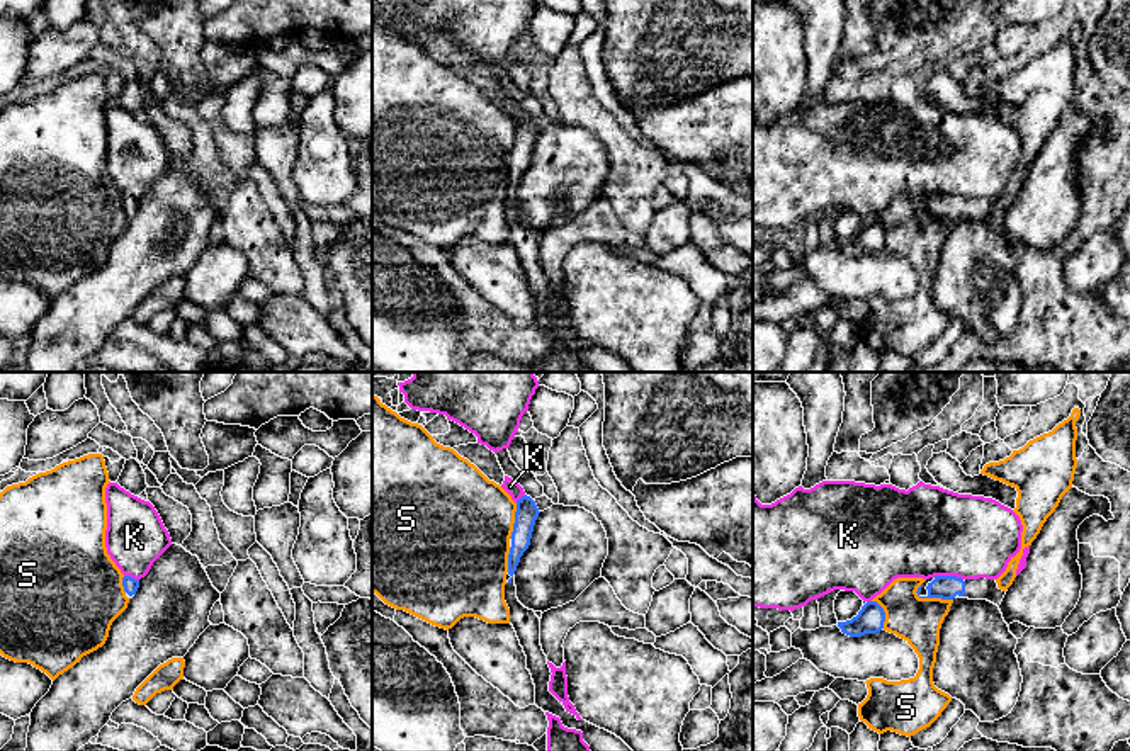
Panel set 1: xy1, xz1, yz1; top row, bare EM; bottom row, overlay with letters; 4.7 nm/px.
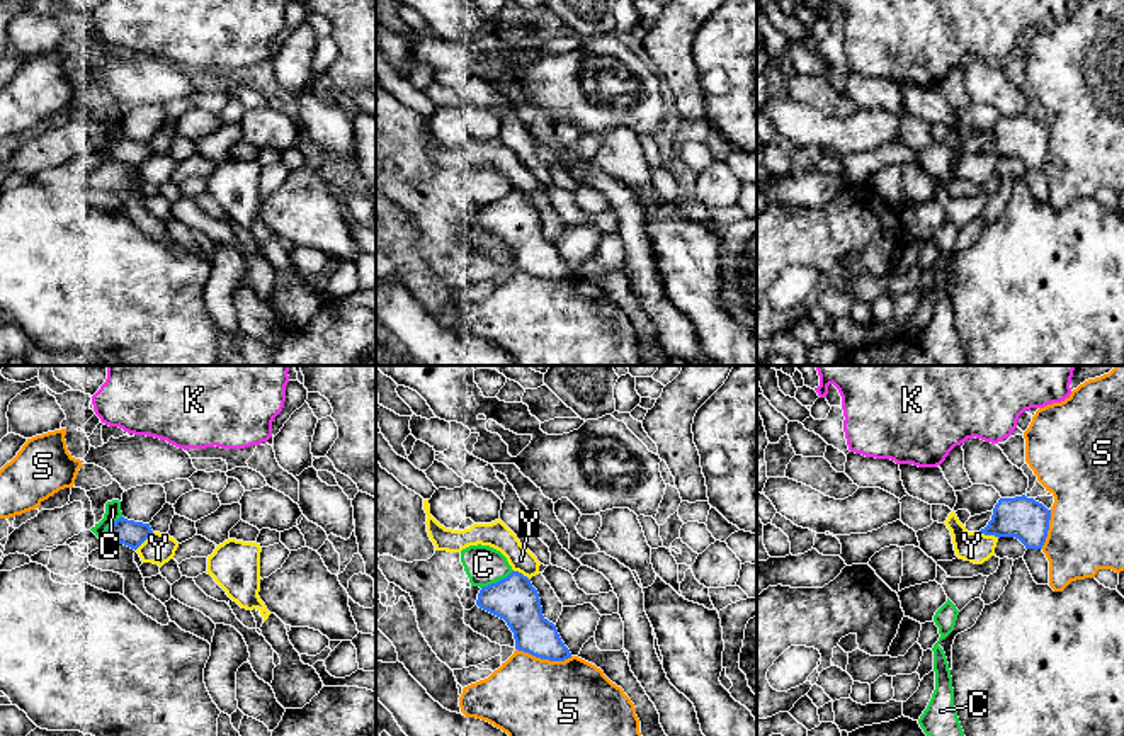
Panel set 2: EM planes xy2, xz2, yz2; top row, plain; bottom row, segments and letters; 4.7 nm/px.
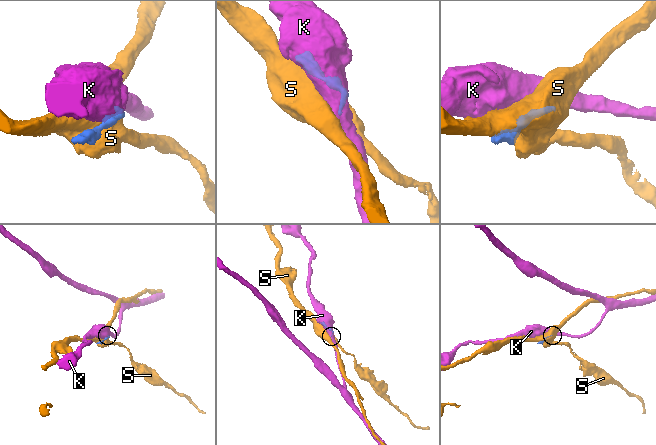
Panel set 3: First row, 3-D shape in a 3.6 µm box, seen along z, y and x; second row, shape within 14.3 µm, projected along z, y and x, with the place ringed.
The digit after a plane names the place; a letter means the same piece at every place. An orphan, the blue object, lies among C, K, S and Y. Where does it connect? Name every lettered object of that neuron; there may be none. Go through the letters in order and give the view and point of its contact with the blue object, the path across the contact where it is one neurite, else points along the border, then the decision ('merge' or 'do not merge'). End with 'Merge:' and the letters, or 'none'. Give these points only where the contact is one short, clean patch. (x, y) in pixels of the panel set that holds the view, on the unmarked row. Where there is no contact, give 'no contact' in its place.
C: contact xz2 (497, 201); border xz2 (512, 189), (482, 208); do not merge
K: contact yz1 (949, 196); border yz1 (933, 196), (959, 196), (962, 199); do not merge
S: contact xz2 (544, 277); do not merge
Y: contact yz2 (988, 153); merge
Merge: Y

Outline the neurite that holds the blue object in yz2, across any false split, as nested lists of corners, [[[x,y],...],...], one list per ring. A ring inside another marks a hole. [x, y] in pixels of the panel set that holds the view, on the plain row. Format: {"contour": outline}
{"contour": [[[1025,114],[1000,117],[991,139],[979,153],[1015,156],[1025,168],[1042,168],[1049,150],[1051,129]]]}

